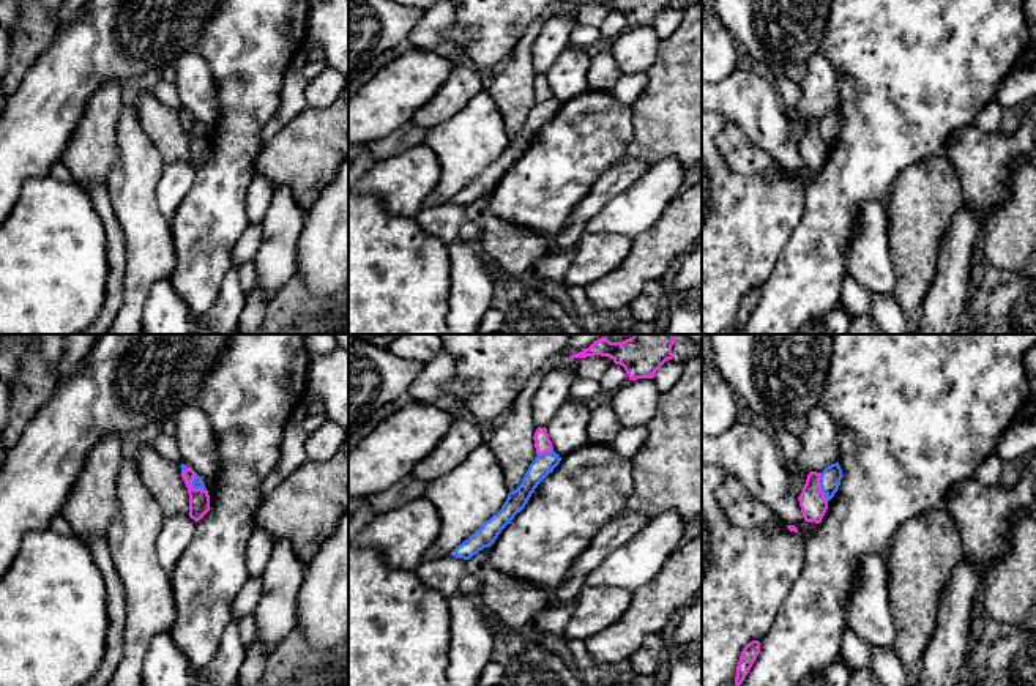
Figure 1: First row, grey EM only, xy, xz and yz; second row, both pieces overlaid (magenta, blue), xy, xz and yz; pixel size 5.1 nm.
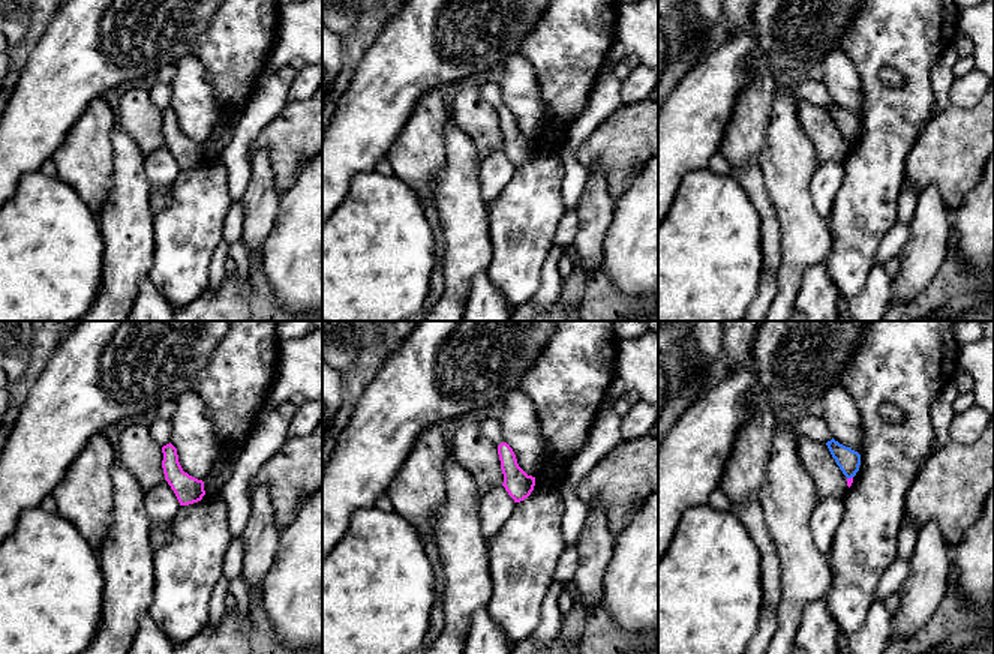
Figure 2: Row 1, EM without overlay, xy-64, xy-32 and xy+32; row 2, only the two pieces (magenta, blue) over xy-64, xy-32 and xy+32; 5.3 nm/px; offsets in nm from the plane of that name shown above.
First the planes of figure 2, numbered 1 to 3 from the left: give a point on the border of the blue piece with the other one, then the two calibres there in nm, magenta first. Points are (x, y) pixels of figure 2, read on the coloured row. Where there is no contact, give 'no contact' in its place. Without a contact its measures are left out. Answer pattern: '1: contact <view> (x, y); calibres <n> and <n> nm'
1: no contact
2: no contact
3: contact xy+32 (849, 479); calibres 30 and 120 nm

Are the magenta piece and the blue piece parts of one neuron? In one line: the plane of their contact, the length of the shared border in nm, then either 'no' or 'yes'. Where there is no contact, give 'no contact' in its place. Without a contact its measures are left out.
yz | 150 nm | no

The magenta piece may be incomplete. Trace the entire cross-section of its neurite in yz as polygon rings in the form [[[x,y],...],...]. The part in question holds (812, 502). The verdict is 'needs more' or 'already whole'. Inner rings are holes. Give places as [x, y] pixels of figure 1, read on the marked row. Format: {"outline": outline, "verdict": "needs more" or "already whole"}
{"outline": [[[811,472],[807,475],[803,492],[798,497],[806,522],[820,524],[828,509],[828,500],[820,489],[820,475],[822,473]]], "verdict": "already whole"}

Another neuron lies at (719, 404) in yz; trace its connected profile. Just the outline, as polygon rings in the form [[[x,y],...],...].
[[[702,363],[702,434],[719,435],[736,421],[738,397],[714,364]]]

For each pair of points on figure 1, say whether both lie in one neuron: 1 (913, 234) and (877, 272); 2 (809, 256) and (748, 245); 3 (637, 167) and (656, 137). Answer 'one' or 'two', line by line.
1: two
2: two
3: two

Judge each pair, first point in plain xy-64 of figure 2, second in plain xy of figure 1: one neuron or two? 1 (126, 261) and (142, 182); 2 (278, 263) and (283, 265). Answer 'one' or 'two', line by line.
1: one
2: two

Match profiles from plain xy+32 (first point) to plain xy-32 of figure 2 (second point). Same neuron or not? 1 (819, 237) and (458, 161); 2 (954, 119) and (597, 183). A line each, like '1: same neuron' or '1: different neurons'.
1: same neuron
2: different neurons

